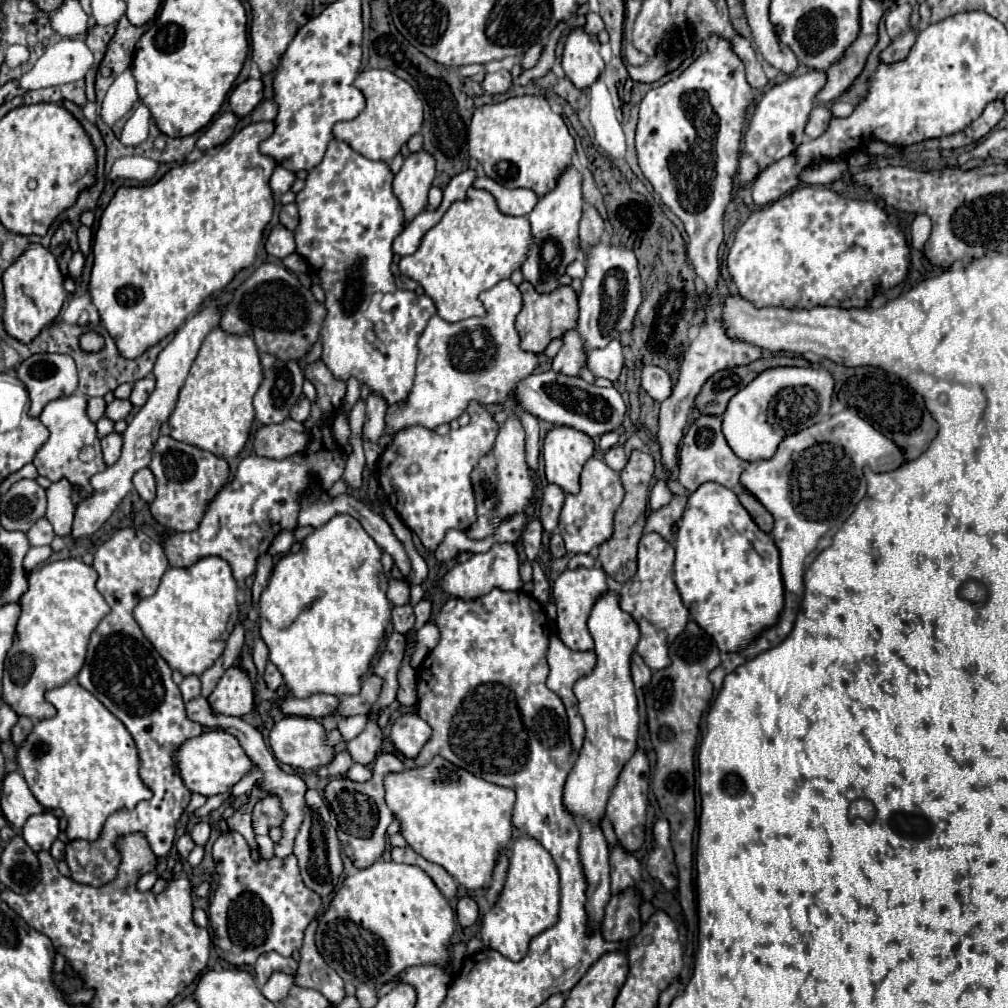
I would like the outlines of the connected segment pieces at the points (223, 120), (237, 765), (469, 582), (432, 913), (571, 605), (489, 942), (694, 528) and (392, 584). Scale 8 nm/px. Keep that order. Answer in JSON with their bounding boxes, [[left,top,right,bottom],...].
[[197,111,237,151],[175,729,253,797],[441,543,523,599],[317,861,453,987],[553,567,607,651],[481,837,559,961],[675,483,783,653],[387,577,409,605]]

